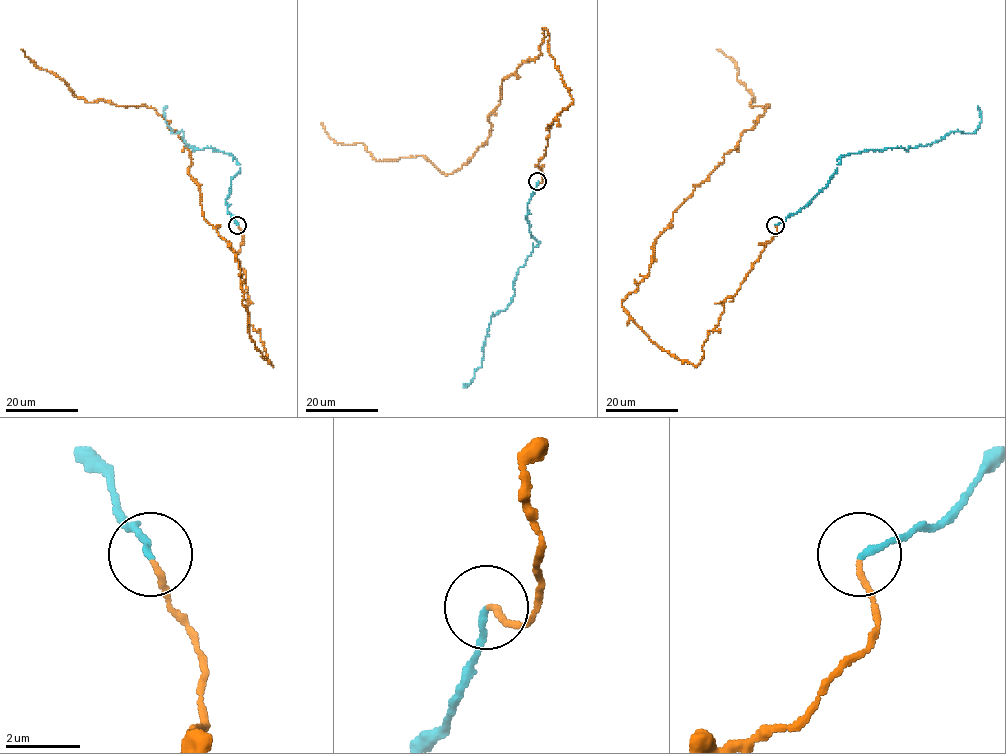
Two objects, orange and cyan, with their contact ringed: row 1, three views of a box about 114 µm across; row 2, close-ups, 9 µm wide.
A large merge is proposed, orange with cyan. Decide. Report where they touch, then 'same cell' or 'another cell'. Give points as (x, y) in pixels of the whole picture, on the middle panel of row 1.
at (537, 181); same cell

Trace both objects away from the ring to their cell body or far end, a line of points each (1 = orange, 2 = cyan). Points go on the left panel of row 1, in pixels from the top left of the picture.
1: (238, 225), (248, 322), (273, 366), (177, 133), (152, 107), (87, 102), (21, 49)
2: (238, 225), (226, 201), (240, 168), (236, 158), (187, 145), (182, 131), (174, 134), (166, 121), (166, 106)

